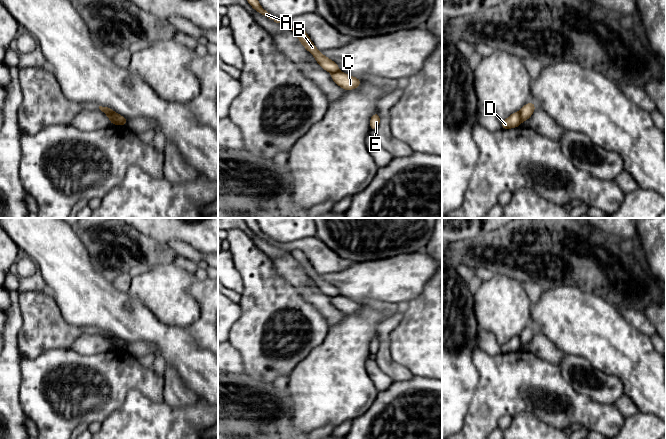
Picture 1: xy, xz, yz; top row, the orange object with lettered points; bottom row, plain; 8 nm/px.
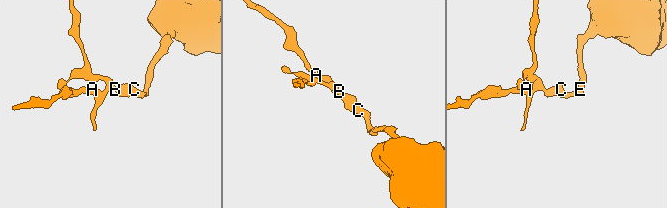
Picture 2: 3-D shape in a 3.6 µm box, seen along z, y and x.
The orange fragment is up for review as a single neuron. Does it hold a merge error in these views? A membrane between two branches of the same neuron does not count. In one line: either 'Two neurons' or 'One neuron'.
Two neurons

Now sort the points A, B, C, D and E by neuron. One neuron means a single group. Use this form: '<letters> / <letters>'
A B D / C E

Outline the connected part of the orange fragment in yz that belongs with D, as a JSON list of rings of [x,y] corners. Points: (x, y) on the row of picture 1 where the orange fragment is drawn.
[[[519,112],[512,113],[507,119],[501,122],[502,129],[516,128],[521,125],[521,117]]]

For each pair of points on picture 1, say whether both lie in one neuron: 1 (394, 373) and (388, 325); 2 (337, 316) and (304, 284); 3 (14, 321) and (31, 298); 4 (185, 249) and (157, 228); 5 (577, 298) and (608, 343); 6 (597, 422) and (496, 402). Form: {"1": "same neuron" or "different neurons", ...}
{"1": "same neuron", "2": "same neuron", "3": "different neurons", "4": "different neurons", "5": "same neuron", "6": "same neuron"}

